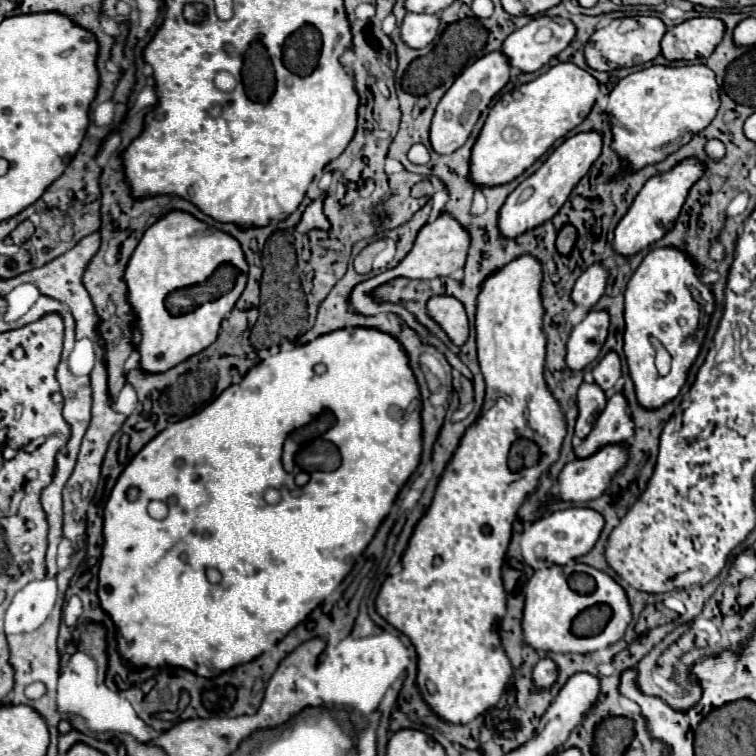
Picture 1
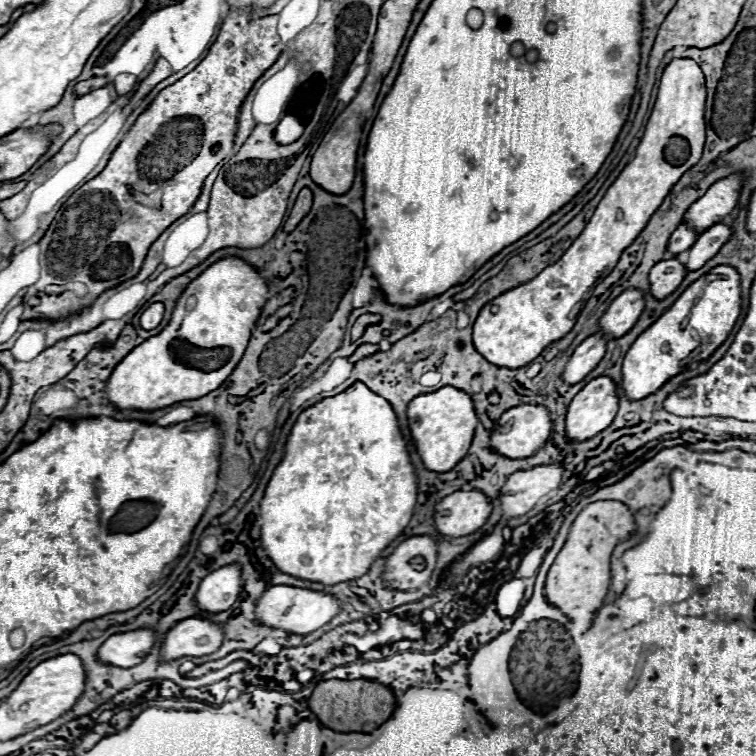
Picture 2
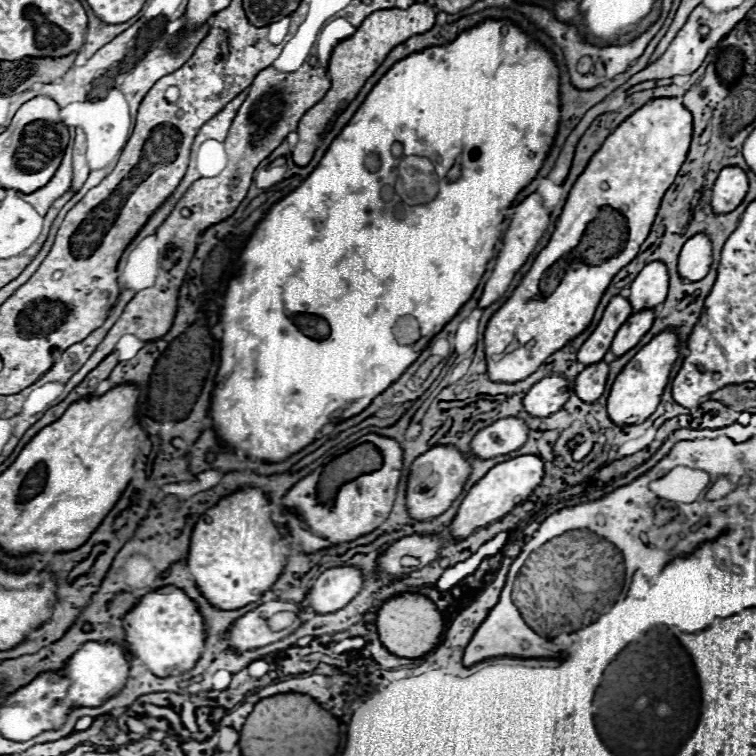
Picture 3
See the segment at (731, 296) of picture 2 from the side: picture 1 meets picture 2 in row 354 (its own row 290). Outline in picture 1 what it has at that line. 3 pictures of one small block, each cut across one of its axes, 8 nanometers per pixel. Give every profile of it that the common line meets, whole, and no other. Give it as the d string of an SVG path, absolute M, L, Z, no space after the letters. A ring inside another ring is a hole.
M656 248L646 254L624 292L624 356L630 378L634 382L636 400L642 408L656 410L678 396L680 388L686 382L688 370L700 352L706 332L706 326L692 332L692 324L700 324L702 316L708 322L712 312L714 296L700 282L698 268L692 264L692 260L688 260L688 256L684 256L684 252L676 248ZM692 290L702 292L700 300L694 298ZM680 318L686 318L690 326L680 326ZM656 342L672 354L672 366L668 376L660 376L656 372Z

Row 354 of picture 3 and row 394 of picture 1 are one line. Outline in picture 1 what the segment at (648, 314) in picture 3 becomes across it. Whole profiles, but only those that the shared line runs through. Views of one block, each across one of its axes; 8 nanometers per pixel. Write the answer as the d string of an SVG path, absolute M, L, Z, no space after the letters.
M616 392L608 400L608 404L602 410L602 414L598 416L598 420L594 422L592 432L582 440L580 446L574 448L574 456L584 460L584 458L594 456L604 446L630 442L632 432L634 432L634 428L632 428L630 416L628 416L626 398L622 396L622 392Z

